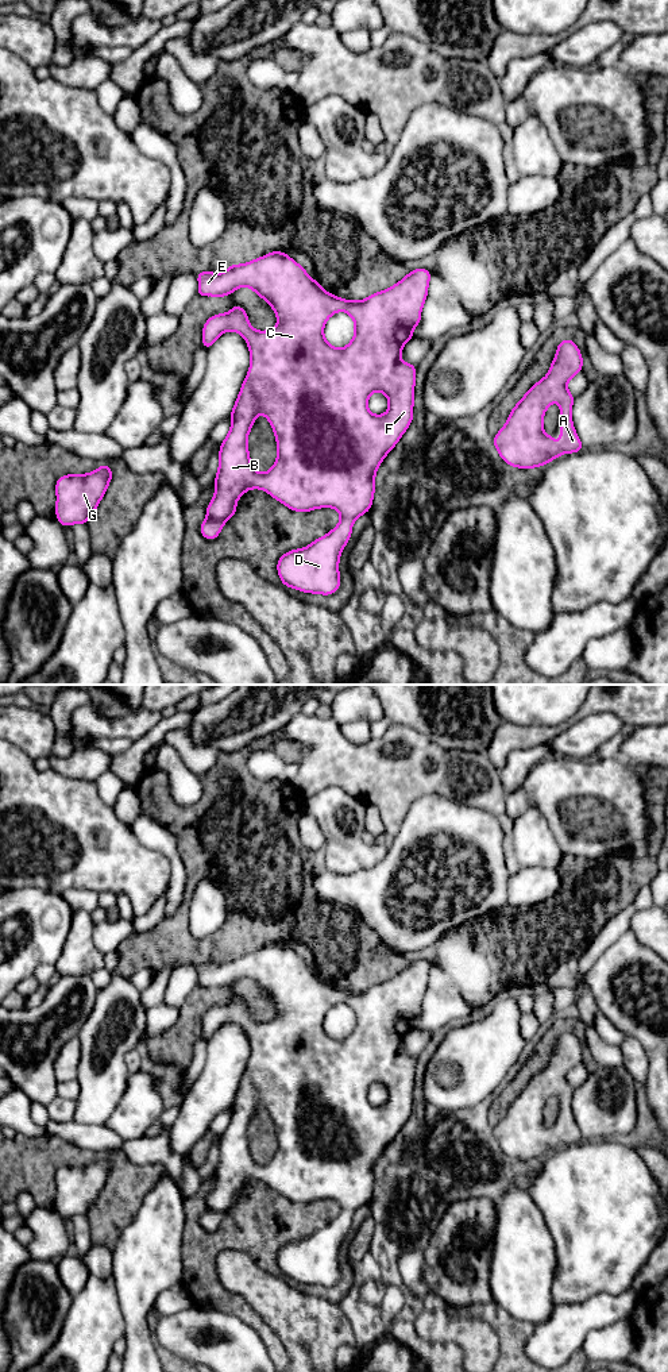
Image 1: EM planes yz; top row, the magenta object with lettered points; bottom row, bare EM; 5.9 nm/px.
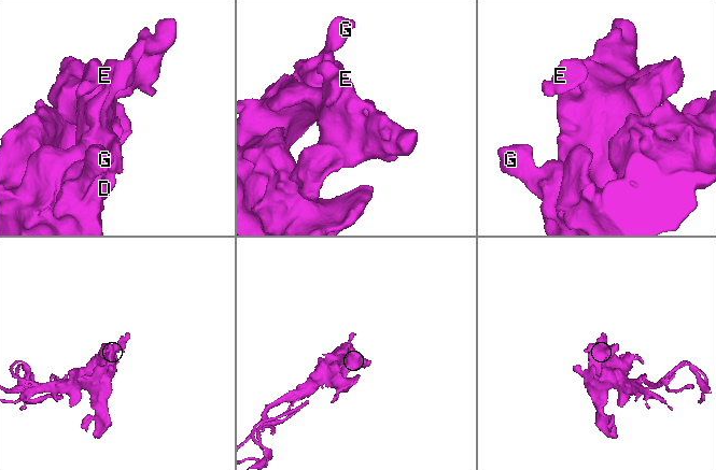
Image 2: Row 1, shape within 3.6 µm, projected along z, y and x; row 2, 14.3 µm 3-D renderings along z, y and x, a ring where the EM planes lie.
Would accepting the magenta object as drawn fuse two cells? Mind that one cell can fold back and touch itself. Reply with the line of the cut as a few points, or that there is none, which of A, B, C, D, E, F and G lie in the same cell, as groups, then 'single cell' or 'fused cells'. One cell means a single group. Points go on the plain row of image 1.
no cut | A B C D E F G | single cell

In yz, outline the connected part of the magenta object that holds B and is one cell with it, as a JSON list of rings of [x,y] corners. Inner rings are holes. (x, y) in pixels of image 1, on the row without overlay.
[[[279,941],[243,956],[233,953],[223,964],[198,963],[197,972],[197,987],[202,988],[225,988],[247,978],[274,1001],[278,1011],[273,1021],[258,1022],[251,1018],[244,999],[233,997],[227,1005],[211,1007],[202,1018],[201,1036],[206,1043],[221,1025],[235,1022],[247,1033],[251,1053],[229,1105],[229,1124],[220,1134],[215,1187],[206,1198],[200,1225],[215,1232],[236,1205],[236,1192],[250,1180],[267,1183],[294,1203],[333,1199],[340,1205],[340,1213],[332,1222],[305,1240],[287,1242],[277,1253],[283,1277],[331,1287],[341,1276],[339,1253],[354,1213],[371,1200],[377,1161],[413,1111],[416,1056],[403,1055],[401,1041],[413,1032],[412,1024],[421,1013],[430,961],[412,961],[395,976],[363,993],[343,991],[325,983],[301,956]],[[340,1002],[352,1009],[355,1025],[345,1038],[336,1040],[324,1029],[324,1015]],[[374,1083],[382,1083],[389,1091],[385,1106],[368,1102]],[[258,1106],[267,1109],[278,1140],[277,1152],[267,1164],[254,1160],[247,1137]]]

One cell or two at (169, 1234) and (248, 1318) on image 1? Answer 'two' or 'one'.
two

